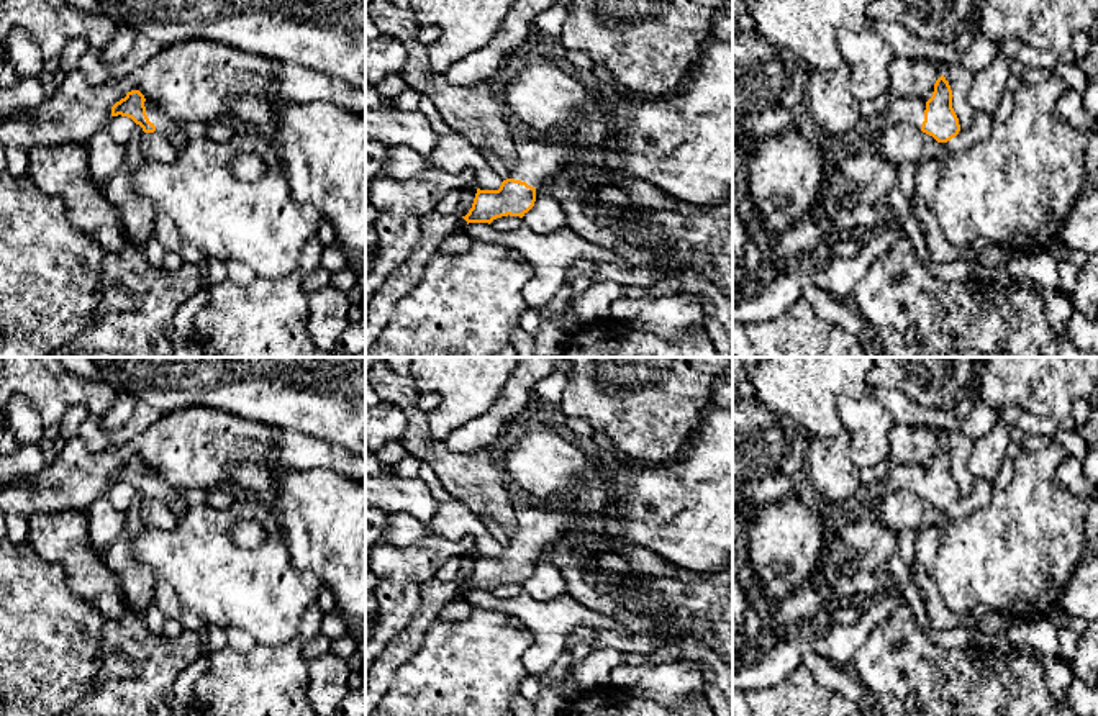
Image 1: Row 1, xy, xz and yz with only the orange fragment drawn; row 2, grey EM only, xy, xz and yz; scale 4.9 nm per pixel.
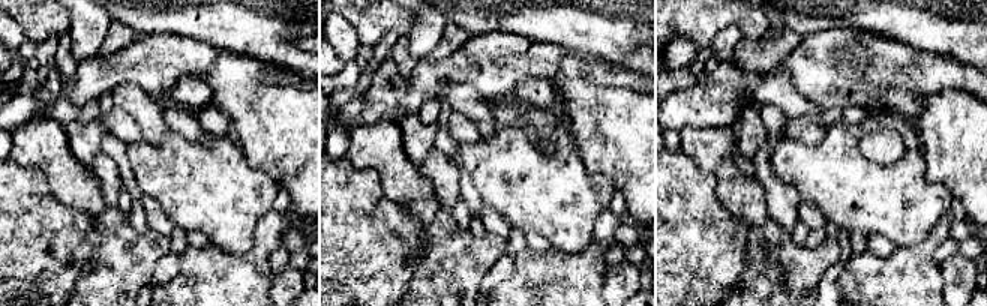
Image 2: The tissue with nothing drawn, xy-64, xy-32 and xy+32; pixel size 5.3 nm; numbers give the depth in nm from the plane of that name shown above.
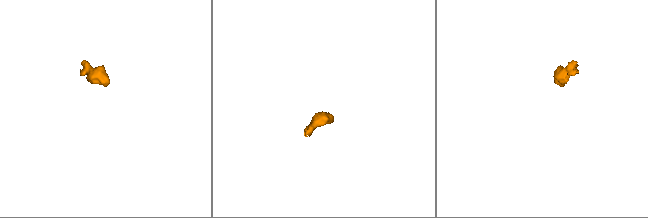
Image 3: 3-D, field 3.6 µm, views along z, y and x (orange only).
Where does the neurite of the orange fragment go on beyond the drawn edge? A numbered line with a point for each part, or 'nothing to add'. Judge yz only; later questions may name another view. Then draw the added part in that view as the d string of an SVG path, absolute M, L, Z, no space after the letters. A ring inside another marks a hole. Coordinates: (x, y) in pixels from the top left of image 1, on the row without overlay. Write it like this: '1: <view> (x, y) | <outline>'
1: yz (910, 479) | M892 464L890 474L880 485L883 492L908 492L921 496L924 488L926 469L923 465Z

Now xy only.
1: xy (166, 492) | M146 465L144 474L149 488L156 493L156 498L164 501L180 519L184 519L188 513L184 493L169 483L159 470Z

